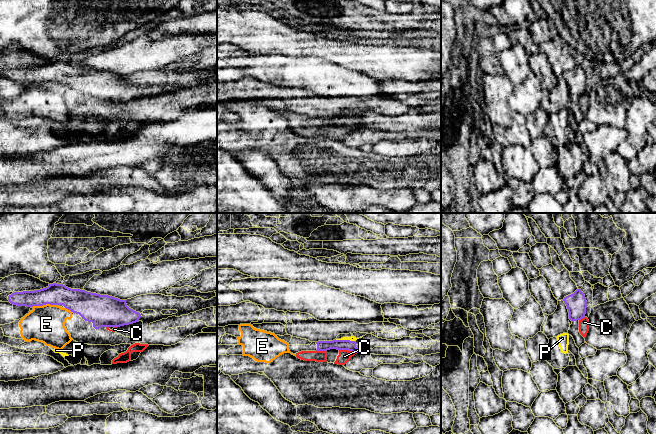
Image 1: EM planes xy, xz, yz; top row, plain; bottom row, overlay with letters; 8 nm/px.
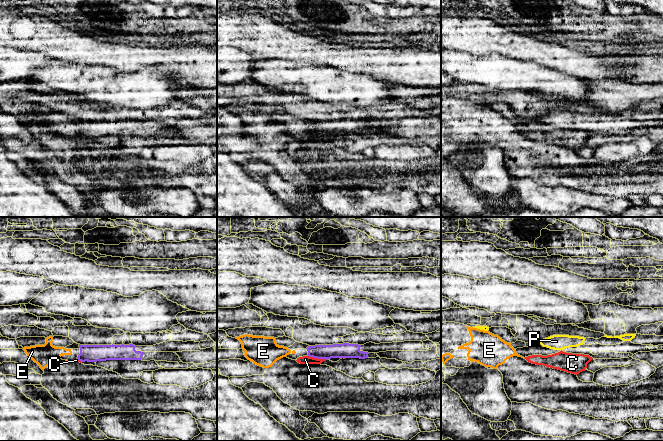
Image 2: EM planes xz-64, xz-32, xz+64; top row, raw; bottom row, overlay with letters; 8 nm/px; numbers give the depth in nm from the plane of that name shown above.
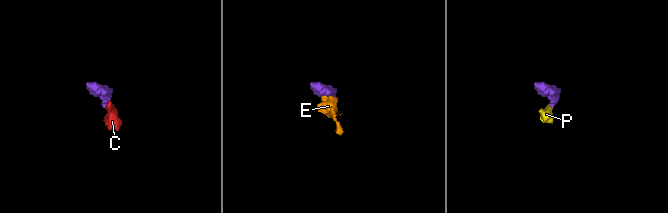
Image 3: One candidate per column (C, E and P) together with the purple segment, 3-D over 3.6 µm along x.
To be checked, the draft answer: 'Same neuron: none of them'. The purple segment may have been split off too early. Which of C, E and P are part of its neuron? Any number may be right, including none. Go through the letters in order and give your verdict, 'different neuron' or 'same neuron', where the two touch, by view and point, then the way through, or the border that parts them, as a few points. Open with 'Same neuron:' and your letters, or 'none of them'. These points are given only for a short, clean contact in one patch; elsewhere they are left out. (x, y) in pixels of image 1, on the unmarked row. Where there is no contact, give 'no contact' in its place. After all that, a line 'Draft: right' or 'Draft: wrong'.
Same neuron: none of them
C: different neuron; contact xz (348, 126); border xz (339, 125), (347, 125), (356, 129)
E: different neuron; contact xy (44, 80)
P: different neuron; contact xz (345, 116); border xz (336, 115), (354, 117)
Draft: right

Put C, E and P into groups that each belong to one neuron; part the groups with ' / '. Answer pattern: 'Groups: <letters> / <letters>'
Groups: C / E / P

